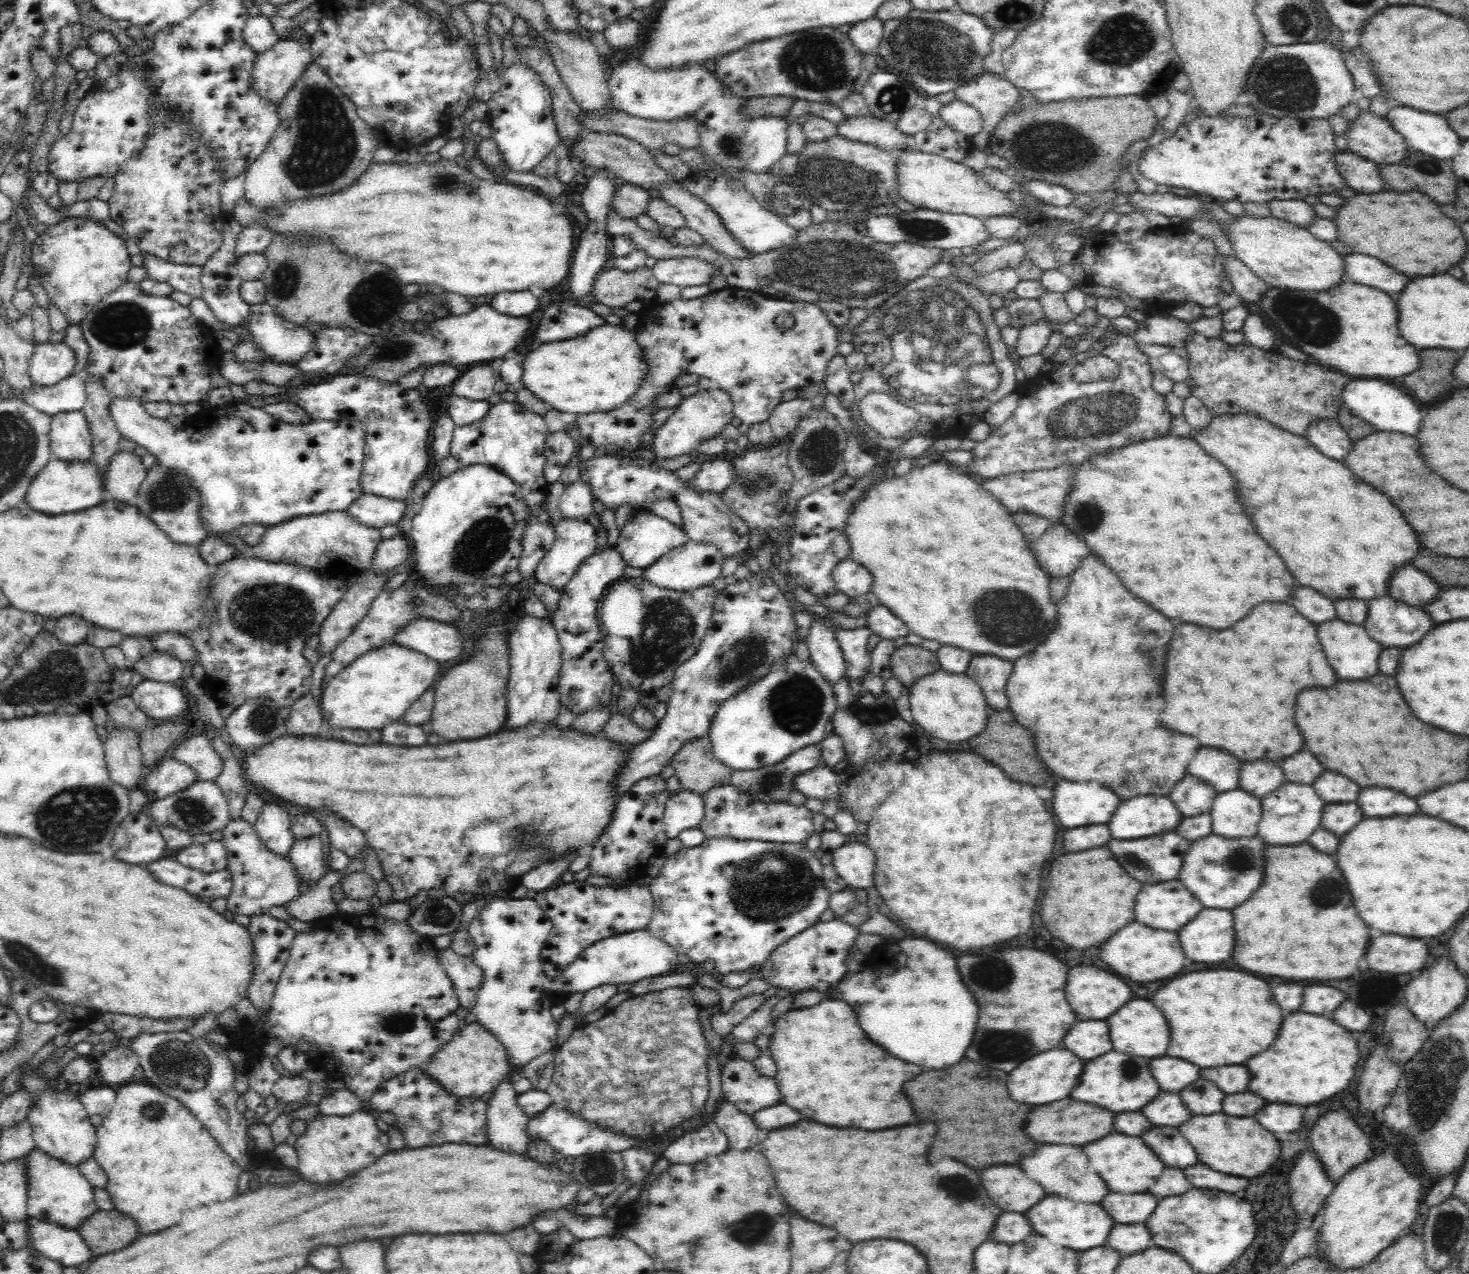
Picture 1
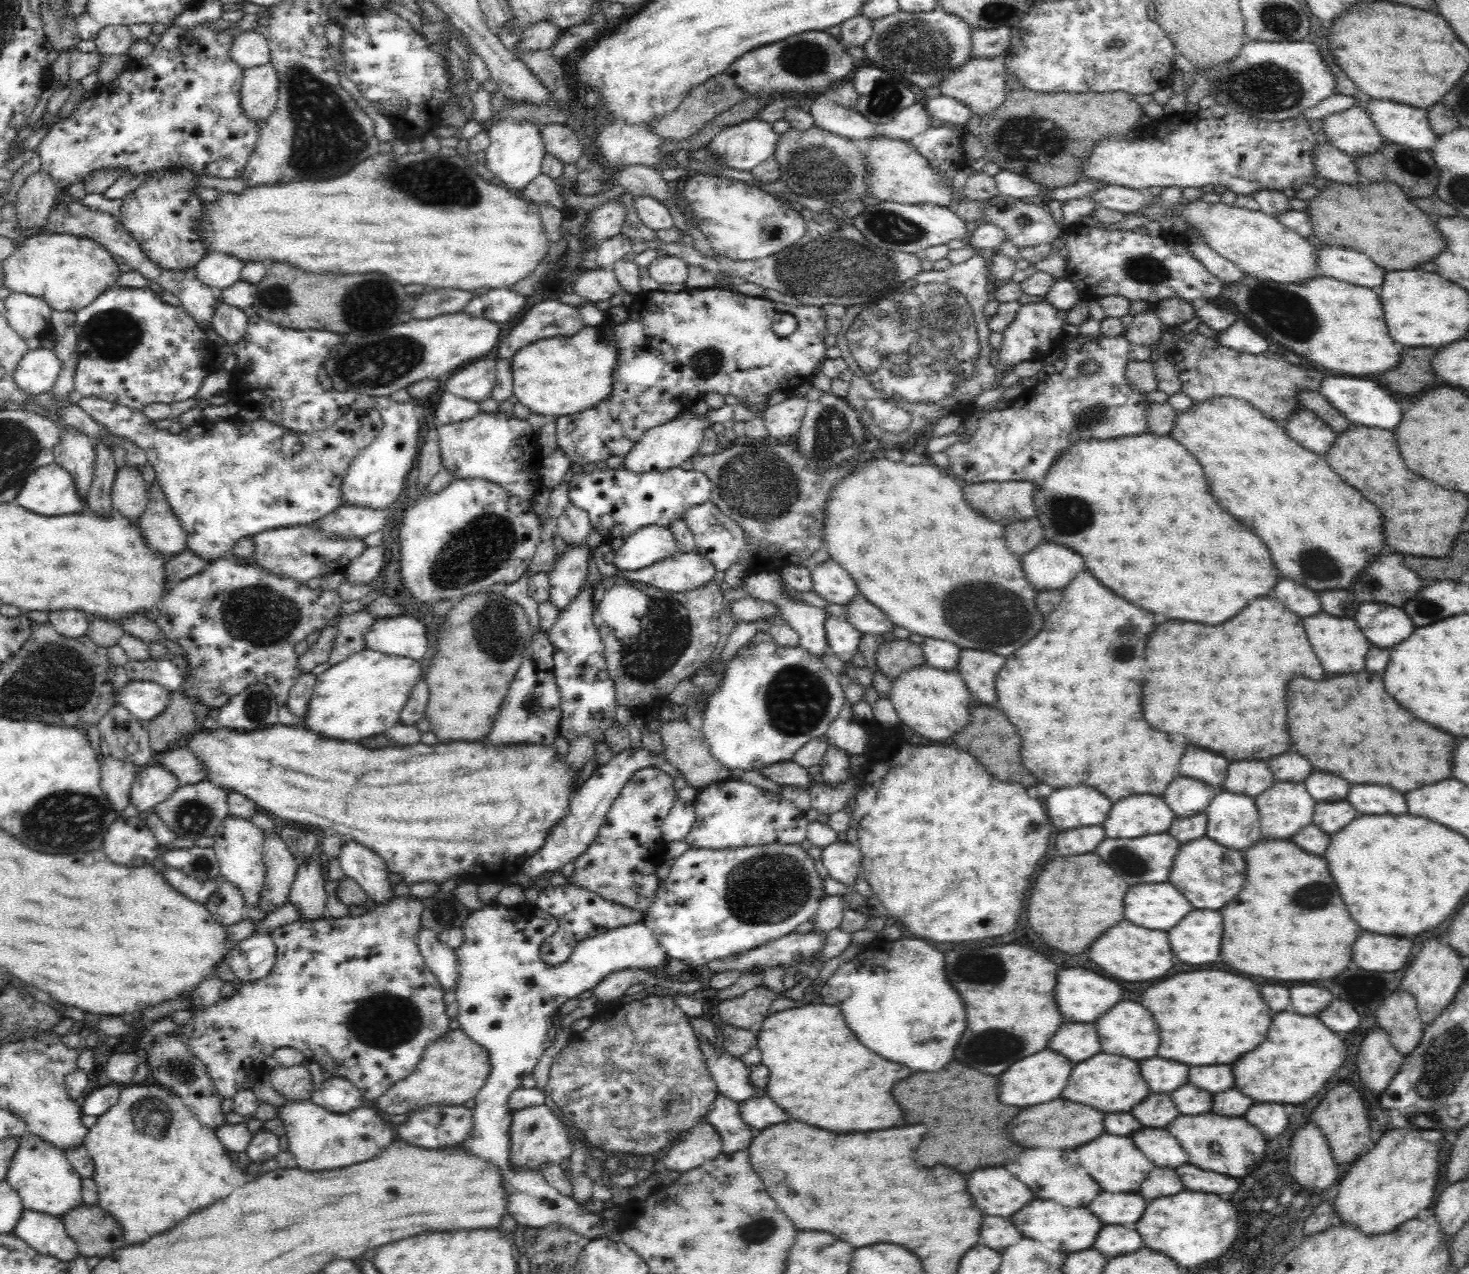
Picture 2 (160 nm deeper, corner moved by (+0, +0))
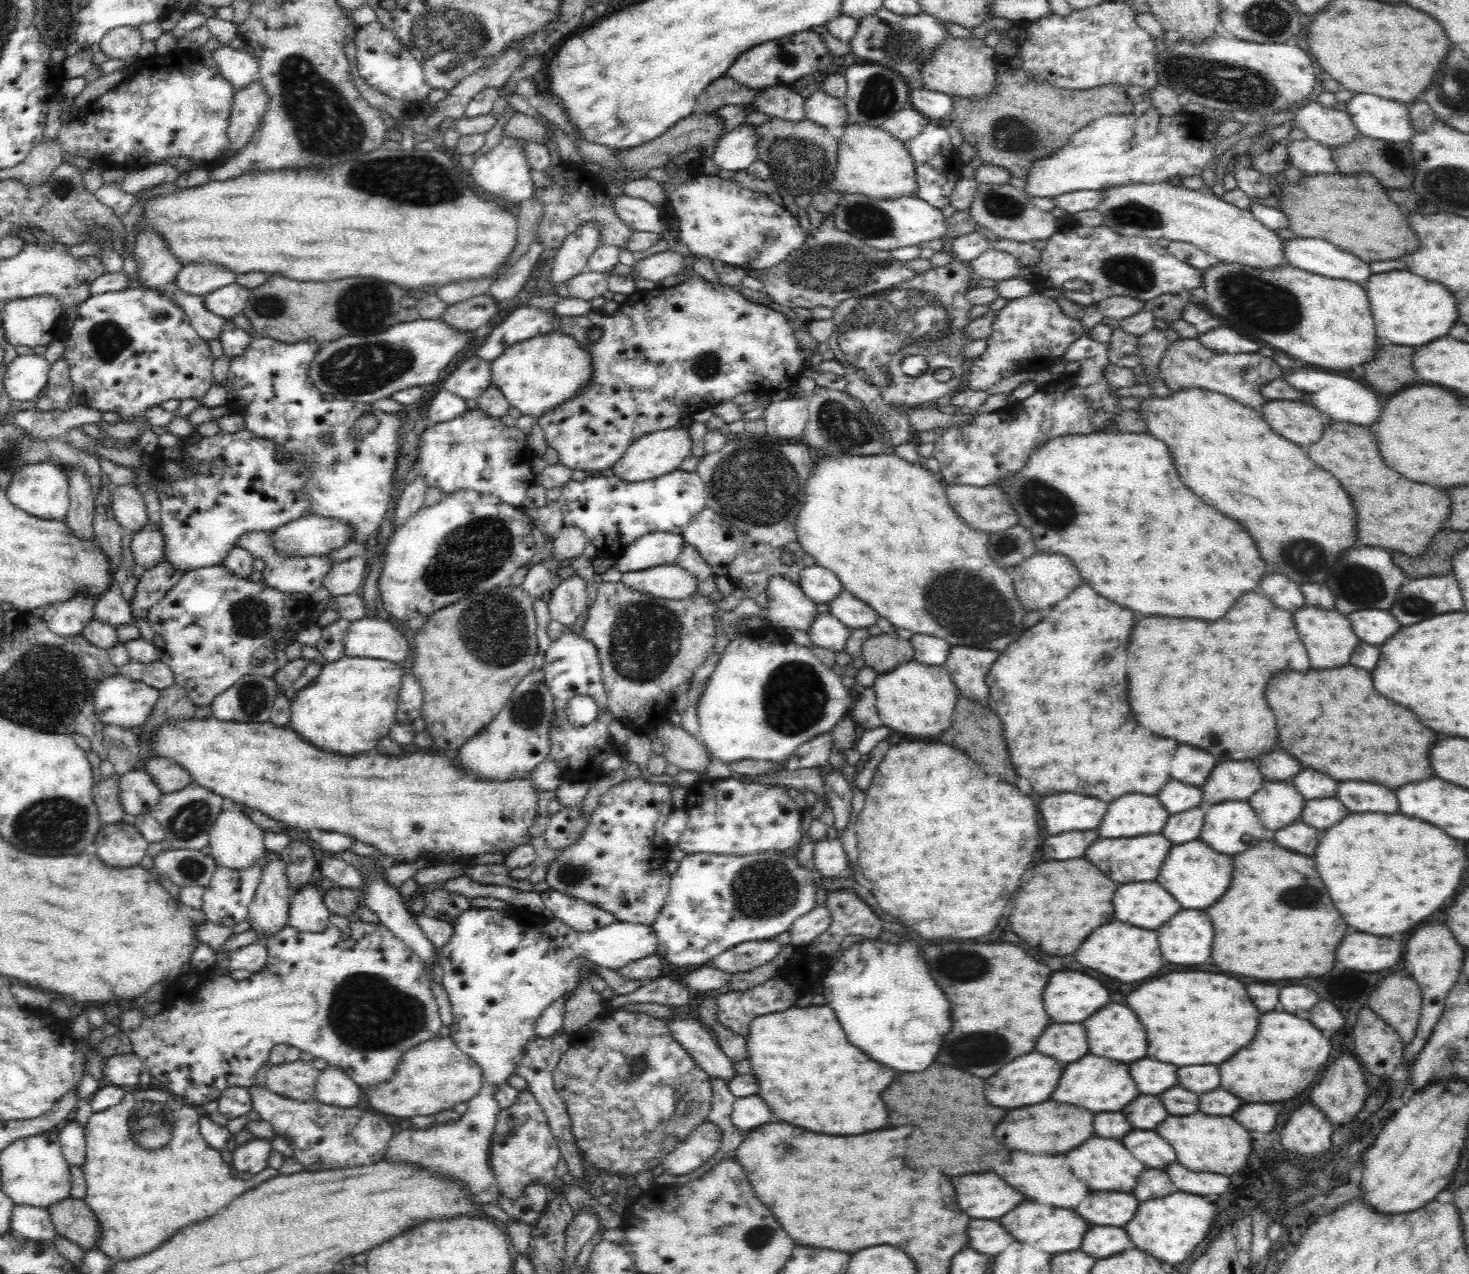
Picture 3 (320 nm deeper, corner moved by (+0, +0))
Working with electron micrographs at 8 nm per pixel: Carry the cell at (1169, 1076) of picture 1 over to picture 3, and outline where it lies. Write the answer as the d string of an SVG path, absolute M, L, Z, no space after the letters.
M1142 1058L1130 1064L1130 1074L1140 1094L1162 1094L1176 1084L1176 1066Z

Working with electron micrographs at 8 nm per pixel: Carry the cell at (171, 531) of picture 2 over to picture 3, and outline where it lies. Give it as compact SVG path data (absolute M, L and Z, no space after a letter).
M147 522L138 534L134 534L130 544L136 567L142 572L164 561L164 540L161 528L153 528Z

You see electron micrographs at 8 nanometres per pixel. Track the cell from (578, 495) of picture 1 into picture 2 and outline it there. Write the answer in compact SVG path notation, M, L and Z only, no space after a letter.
M568 505L557 520L558 536L569 546L585 544L593 526L588 513L572 505Z

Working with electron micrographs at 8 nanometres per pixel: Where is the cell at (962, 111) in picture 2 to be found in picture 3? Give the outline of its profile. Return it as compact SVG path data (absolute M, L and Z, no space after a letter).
M910 88L908 89L908 98L909 106L911 108L918 111L921 115L924 115L929 120L930 118L936 118L936 123L940 118L942 118L942 116L944 116L944 114L948 114L948 112L952 110L952 99L950 99L949 94L934 92L924 88Z

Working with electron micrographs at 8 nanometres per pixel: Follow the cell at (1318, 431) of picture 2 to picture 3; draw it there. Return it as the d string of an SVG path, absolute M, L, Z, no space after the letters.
M1266 400L1260 414L1276 434L1303 448L1320 438L1325 423L1320 411L1300 400Z

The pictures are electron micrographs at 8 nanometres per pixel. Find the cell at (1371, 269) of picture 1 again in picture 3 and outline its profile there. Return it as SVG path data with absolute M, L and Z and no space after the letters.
M1294 237L1284 240L1282 253L1288 264L1312 274L1343 278L1363 286L1371 271L1368 263L1321 238Z

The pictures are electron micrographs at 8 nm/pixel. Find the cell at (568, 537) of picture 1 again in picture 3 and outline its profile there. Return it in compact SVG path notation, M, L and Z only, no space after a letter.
M563 577L563 581L547 597L552 621L568 627L588 612L586 582L580 577Z

